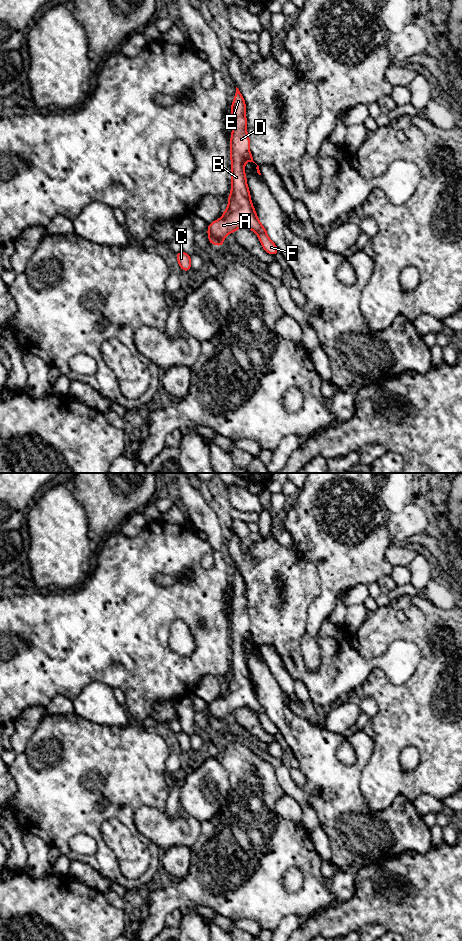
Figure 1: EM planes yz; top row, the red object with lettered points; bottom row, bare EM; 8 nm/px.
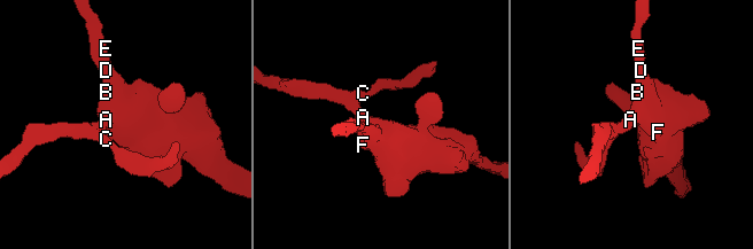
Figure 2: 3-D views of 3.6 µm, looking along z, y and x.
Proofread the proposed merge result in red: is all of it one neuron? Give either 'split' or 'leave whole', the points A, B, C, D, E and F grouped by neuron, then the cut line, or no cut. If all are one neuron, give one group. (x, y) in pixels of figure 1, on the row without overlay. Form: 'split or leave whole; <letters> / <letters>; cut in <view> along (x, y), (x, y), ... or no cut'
leave whole; A B C D E F; no cut

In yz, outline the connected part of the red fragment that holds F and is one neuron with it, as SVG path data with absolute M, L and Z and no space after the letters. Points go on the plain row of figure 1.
M237 567L230 590L232 607L230 619L231 672L228 677L228 686L223 695L208 705L208 721L213 725L222 726L228 714L246 707L257 714L265 732L275 736L279 729L271 721L266 709L257 697L247 665L245 643L247 641L255 642L249 628L246 584Z

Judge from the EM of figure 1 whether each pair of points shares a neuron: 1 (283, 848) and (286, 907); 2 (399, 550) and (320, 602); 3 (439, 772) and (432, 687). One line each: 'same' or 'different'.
1: same
2: different
3: same

